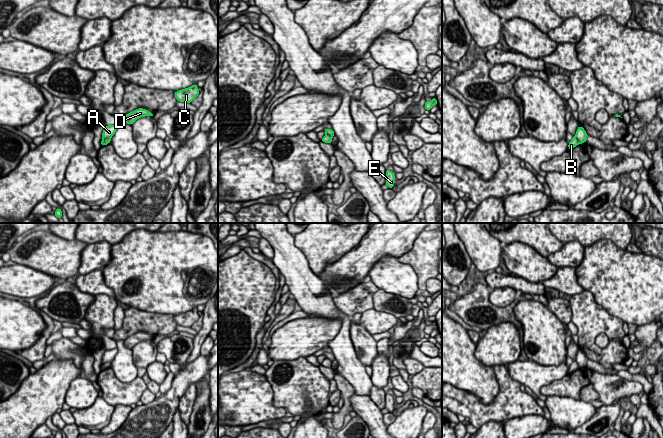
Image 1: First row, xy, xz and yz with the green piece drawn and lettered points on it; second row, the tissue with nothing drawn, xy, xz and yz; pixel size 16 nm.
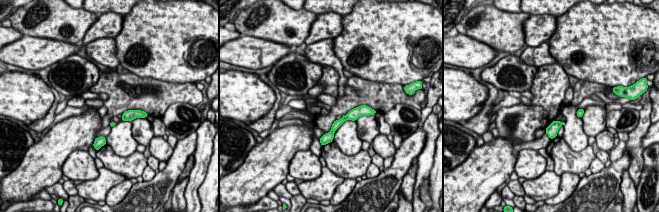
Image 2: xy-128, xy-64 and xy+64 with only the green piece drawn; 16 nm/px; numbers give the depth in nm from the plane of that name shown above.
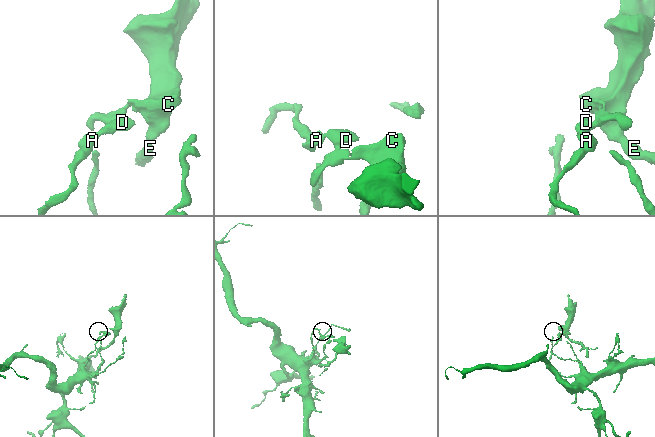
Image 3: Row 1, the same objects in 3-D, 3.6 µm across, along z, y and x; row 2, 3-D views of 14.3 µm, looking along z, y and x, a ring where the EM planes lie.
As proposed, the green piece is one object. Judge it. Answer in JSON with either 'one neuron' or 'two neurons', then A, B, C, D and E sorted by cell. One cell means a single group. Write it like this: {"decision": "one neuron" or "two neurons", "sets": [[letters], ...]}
{"decision": "two neurons", "sets": [["A", "C", "D", "E"], ["B"]]}

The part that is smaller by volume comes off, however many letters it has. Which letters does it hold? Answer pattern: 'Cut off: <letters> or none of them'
Cut off: A, C, D, E

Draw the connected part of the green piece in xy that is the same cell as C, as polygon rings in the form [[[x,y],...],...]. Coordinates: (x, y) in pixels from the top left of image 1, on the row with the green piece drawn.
[[[194,84],[188,88],[174,92],[174,96],[179,102],[191,103],[199,93],[200,91],[197,84]]]

